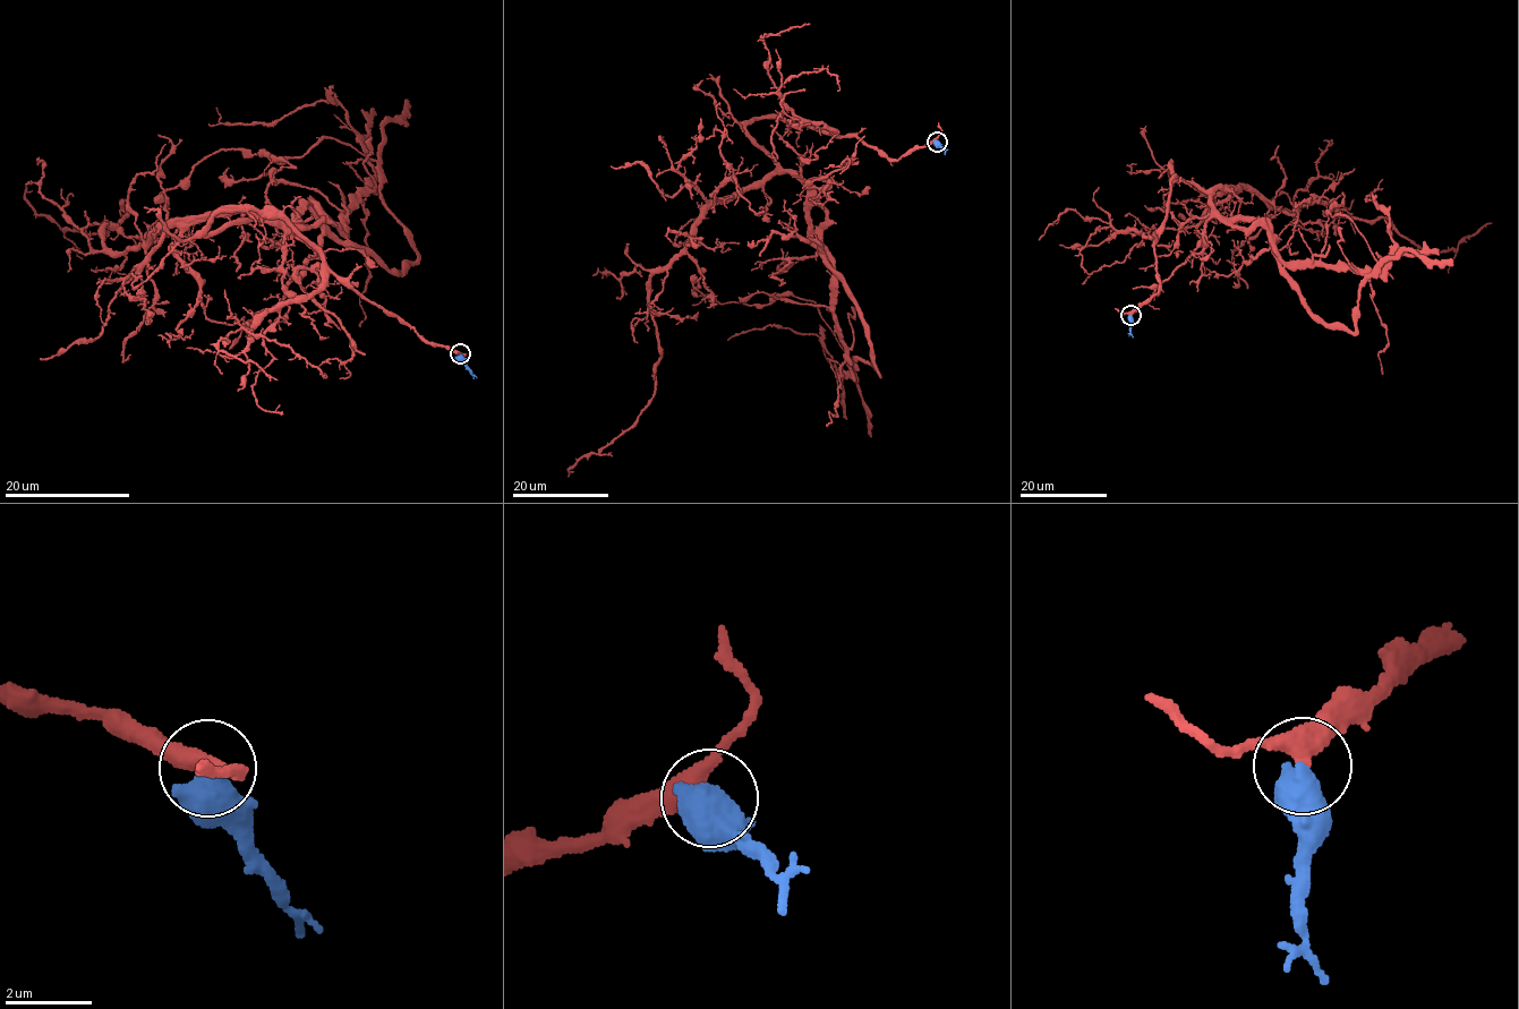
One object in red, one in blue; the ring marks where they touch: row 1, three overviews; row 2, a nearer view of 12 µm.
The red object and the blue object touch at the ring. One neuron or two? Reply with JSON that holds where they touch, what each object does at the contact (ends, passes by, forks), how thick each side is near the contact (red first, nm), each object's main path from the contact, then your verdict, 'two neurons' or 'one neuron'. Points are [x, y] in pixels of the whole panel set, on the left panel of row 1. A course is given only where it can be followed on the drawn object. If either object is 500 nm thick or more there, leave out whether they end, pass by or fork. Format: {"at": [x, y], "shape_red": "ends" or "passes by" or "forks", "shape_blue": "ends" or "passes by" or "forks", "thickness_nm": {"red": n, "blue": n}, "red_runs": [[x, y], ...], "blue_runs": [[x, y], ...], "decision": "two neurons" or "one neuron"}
{"at": [460, 353], "thickness_nm": {"red": 400, "blue": 650}, "red_runs": [[460, 353], [283, 220], [119, 253], [127, 201], [90, 234], [24, 185]], "blue_runs": [[460, 353], [475, 377]], "decision": "two neurons"}

